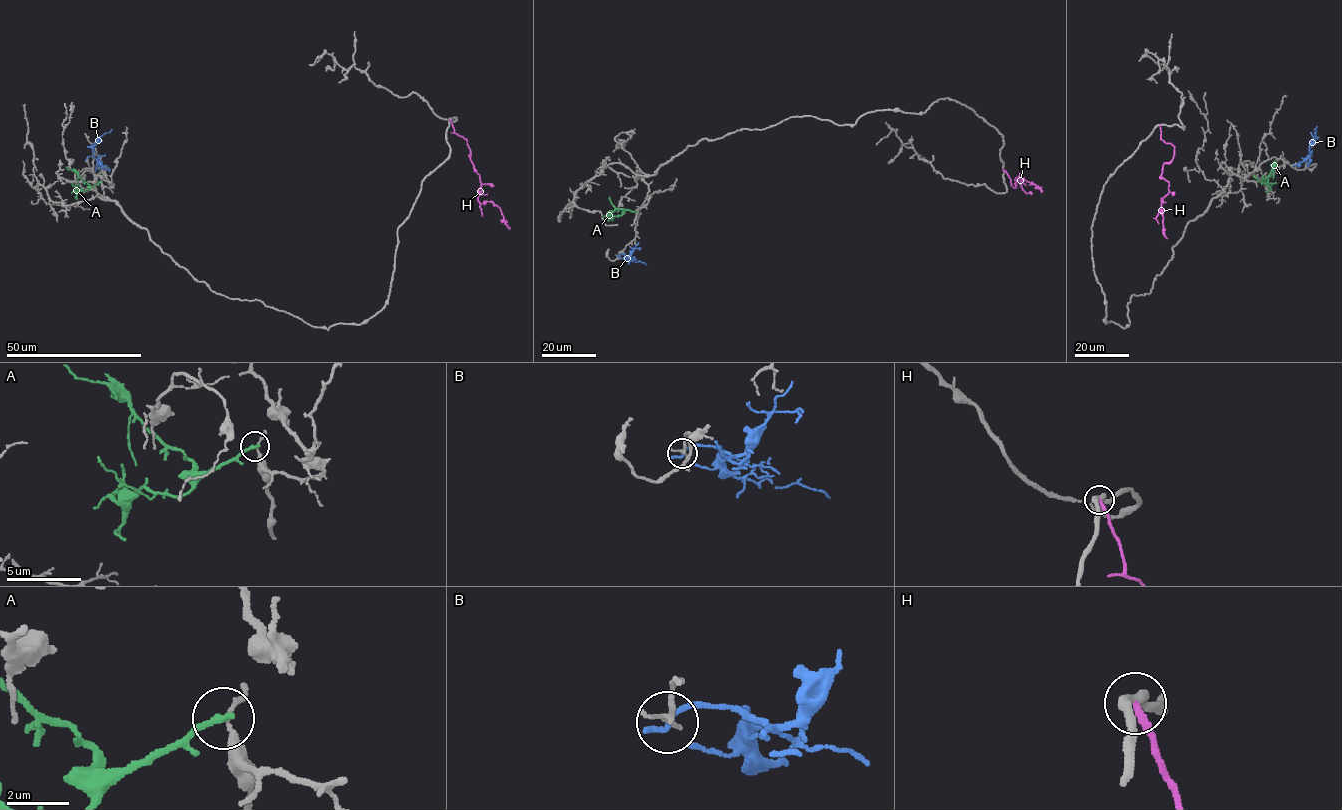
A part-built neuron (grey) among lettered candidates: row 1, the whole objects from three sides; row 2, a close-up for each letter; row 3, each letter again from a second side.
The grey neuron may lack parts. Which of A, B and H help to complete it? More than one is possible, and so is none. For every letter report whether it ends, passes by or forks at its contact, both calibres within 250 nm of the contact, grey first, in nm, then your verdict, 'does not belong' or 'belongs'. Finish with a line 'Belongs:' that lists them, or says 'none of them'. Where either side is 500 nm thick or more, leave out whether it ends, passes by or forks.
A: it ends; calibres 180 and 220 nm; does not belong
B: it ends; calibres 90 and 200 nm; does not belong
H: it ends; calibres 280 and 200 nm; does not belong
Belongs: none of them

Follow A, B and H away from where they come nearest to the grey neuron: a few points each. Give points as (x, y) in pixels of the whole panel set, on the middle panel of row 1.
A: (636, 211), (602, 216)
B: (618, 256), (624, 255), (629, 260), (646, 264)
H: (1003, 169), (1013, 188), (1018, 177), (1021, 186), (1017, 179), (1037, 185), (1042, 192)

